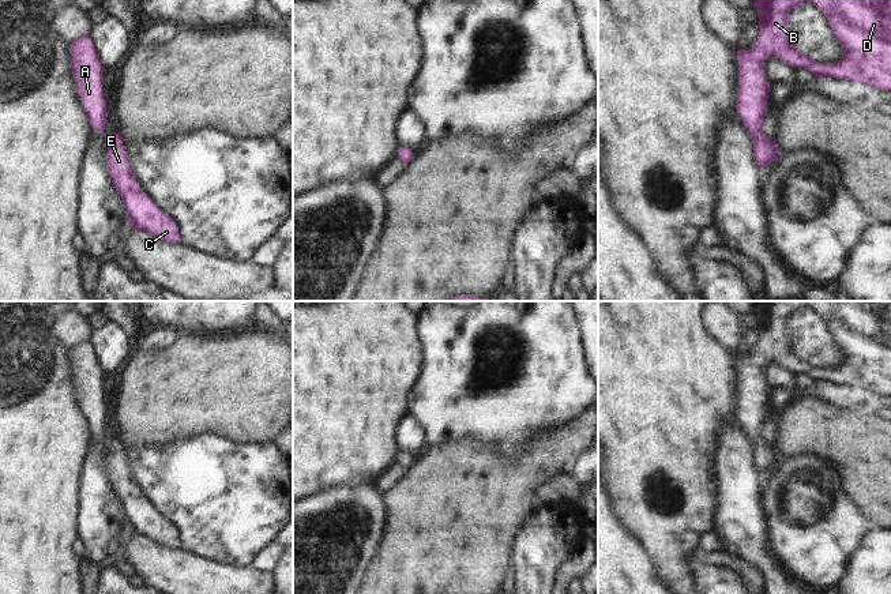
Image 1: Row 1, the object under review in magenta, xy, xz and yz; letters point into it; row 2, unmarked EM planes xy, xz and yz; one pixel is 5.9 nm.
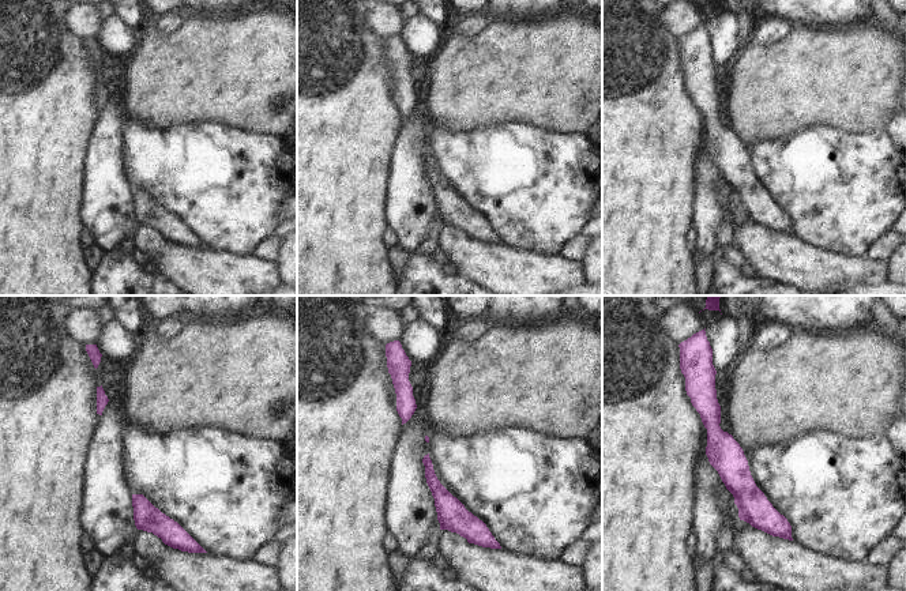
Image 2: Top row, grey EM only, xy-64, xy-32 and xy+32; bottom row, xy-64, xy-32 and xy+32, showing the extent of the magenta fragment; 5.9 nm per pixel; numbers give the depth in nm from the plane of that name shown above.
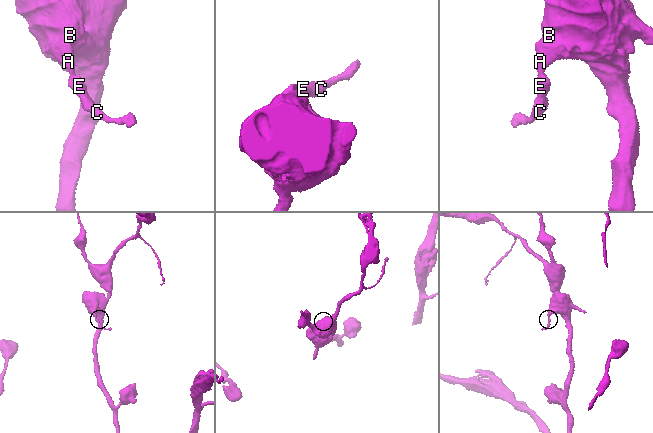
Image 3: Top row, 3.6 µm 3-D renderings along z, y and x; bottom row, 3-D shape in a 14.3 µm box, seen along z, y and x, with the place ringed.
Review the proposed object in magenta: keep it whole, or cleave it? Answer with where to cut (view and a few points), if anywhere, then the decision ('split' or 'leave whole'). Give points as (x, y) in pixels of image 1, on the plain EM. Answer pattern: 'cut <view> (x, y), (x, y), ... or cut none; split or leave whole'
cut none; leave whole

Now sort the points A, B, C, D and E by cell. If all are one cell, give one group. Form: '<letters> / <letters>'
A B C D E

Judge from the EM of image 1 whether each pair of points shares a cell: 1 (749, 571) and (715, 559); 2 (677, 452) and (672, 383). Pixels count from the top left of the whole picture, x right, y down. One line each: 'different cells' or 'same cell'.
1: same cell
2: same cell

